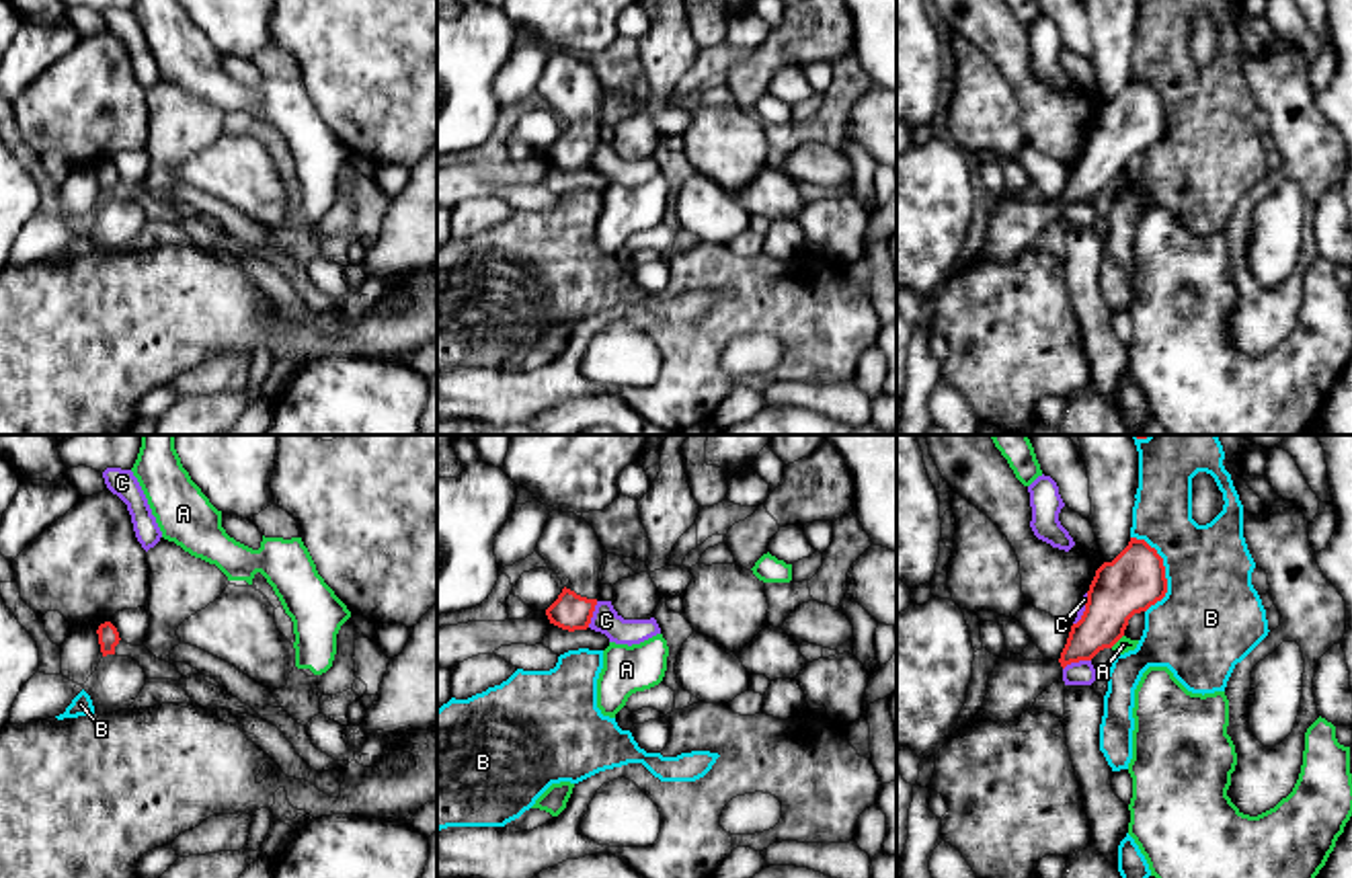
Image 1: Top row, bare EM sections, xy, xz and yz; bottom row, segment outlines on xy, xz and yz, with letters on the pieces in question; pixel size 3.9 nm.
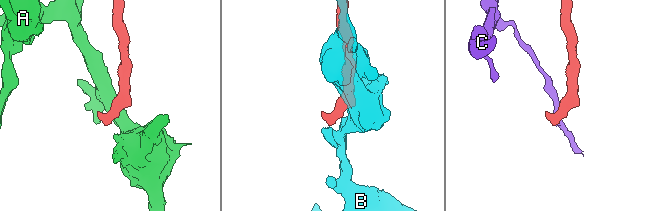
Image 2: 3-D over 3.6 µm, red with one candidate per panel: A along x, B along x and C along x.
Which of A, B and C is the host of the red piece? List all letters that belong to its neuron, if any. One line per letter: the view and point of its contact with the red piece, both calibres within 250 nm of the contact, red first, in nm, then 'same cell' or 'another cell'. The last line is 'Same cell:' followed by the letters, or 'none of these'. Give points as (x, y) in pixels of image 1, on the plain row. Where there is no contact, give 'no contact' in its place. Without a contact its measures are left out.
A: yz (1117, 181) | 240/60 nm | another cell
B: yz (1164, 111) | 240/400 nm | another cell
C: yz (1076, 202) | 180/100 nm | another cell
Same cell: none of these

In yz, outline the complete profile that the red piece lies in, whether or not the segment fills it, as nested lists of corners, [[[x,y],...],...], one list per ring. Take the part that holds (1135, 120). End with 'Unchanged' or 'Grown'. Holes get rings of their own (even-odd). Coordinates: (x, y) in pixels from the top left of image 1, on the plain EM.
[[[1130,78],[1112,103],[1096,111],[1085,152],[1071,166],[1061,199],[1026,201],[1007,191],[999,195],[985,242],[968,263],[1016,263],[1063,217],[1067,205],[1091,201],[1100,191],[1112,189],[1124,176],[1128,160],[1161,142],[1165,133],[1163,98],[1145,80]]]. Grown

